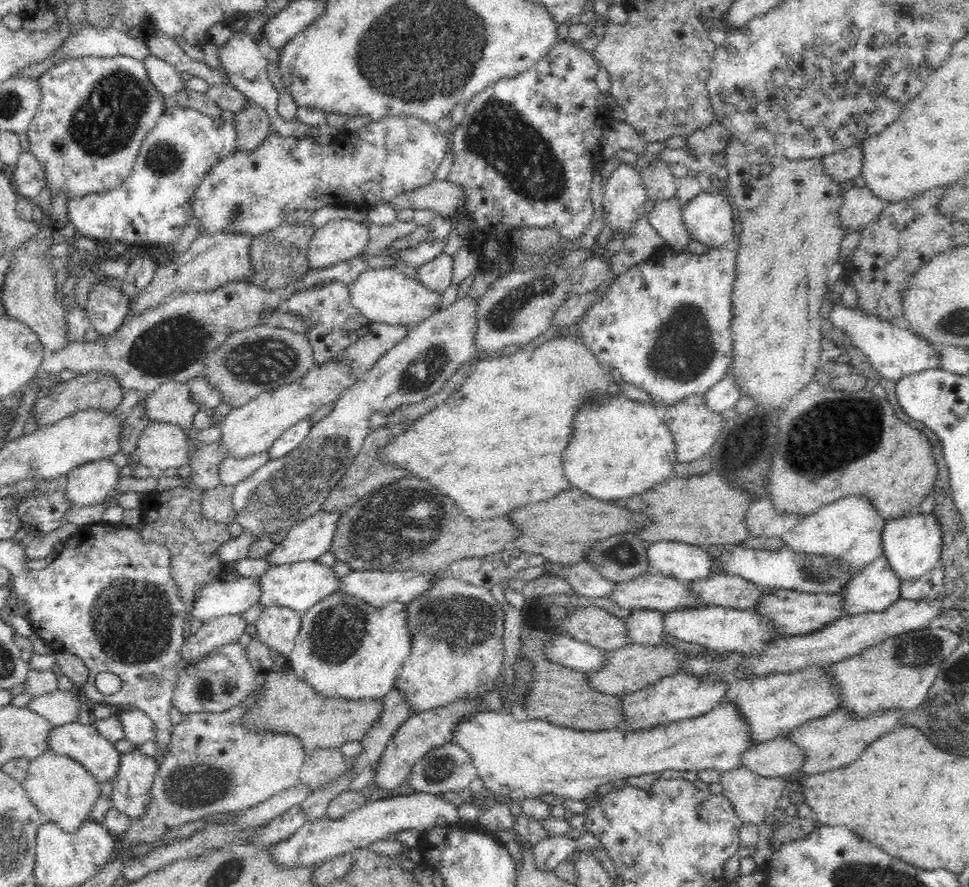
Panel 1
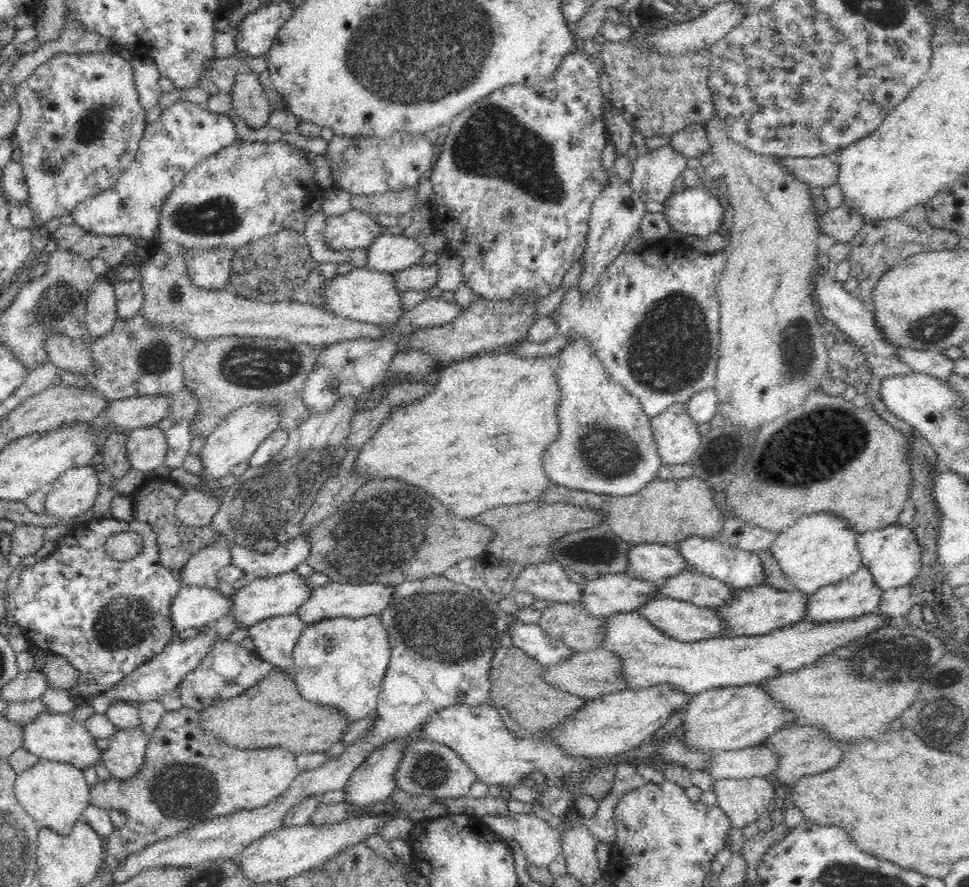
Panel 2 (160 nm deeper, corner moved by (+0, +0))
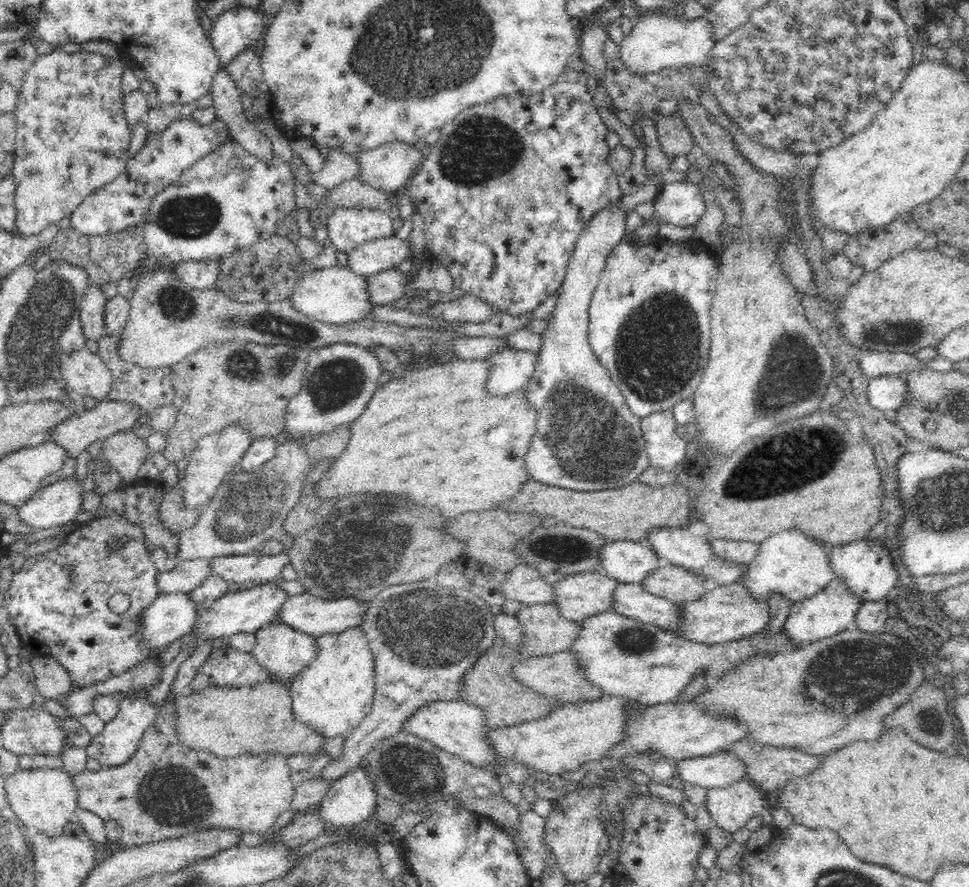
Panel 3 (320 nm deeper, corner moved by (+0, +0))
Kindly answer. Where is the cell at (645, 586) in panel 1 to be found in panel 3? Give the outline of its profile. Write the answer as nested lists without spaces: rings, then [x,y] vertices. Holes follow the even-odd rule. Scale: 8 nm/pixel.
[[[586,571],[561,578],[553,584],[554,604],[567,620],[583,621],[596,614],[612,611],[613,590],[618,586],[616,578],[610,578],[604,572]]]

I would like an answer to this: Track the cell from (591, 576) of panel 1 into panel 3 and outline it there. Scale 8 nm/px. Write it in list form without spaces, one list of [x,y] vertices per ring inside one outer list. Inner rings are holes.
[[[522,562],[517,564],[514,568],[511,568],[506,573],[507,577],[501,582],[501,593],[508,600],[516,600],[516,602],[520,602],[523,606],[551,604],[555,602],[553,585],[548,584],[543,578],[541,578],[538,571],[531,566]]]

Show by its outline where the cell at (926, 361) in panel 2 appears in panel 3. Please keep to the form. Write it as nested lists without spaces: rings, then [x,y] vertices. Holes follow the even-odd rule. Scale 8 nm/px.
[[[853,350],[850,352],[850,356],[860,366],[863,375],[870,379],[897,375],[904,371],[910,373],[928,369],[928,365],[915,358],[912,353]]]

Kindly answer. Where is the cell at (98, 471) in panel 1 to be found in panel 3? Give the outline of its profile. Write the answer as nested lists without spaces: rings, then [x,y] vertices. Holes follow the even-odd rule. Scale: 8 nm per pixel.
[[[67,478],[36,491],[19,506],[19,520],[34,531],[74,521],[81,511],[81,486],[76,478]]]

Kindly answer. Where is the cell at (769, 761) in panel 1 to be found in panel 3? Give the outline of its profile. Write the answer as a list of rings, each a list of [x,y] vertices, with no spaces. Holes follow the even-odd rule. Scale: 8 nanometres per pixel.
[[[724,750],[679,761],[677,773],[684,783],[708,789],[724,788],[743,778],[746,765],[733,752]]]

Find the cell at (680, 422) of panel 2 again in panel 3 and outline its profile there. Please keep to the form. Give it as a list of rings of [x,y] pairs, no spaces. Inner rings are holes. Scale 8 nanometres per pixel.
[[[672,410],[652,413],[640,419],[650,466],[666,470],[682,469],[689,439],[680,438],[674,431],[678,424]]]

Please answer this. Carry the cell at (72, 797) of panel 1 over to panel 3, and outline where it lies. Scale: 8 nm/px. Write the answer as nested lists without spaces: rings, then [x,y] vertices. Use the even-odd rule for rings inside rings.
[[[40,768],[36,770],[18,770],[5,780],[5,793],[10,809],[25,828],[36,827],[39,833],[48,837],[64,834],[64,828],[74,819],[78,809],[76,787],[72,774],[62,768]]]

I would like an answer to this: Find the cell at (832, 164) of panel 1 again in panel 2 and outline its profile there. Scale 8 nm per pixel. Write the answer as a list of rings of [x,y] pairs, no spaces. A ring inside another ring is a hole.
[[[827,155],[818,157],[780,157],[779,162],[784,168],[802,182],[817,187],[827,187],[837,184],[839,166],[836,161],[828,159]]]

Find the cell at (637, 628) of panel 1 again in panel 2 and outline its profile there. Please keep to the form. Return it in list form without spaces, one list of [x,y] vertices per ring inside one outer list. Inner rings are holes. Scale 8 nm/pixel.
[[[634,611],[605,618],[605,637],[601,648],[619,656],[621,672],[628,689],[669,684],[678,691],[695,695],[720,687],[758,685],[765,678],[801,669],[852,639],[882,627],[897,625],[908,626],[906,619],[889,620],[874,612],[854,620],[834,620],[824,624],[802,619],[768,634],[756,636],[724,636],[680,642],[664,635],[649,620]]]

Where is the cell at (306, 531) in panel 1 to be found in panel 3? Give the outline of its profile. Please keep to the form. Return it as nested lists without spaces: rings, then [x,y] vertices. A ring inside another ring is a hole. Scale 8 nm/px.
[[[246,551],[244,554],[217,556],[209,561],[212,574],[220,576],[227,583],[247,586],[281,579],[284,566],[289,564],[289,556],[287,551],[276,556],[260,556]]]

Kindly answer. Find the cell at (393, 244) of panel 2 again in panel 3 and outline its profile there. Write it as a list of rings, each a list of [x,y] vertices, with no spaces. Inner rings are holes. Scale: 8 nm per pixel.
[[[388,236],[361,244],[348,253],[348,267],[360,276],[394,269],[410,254],[408,240]]]

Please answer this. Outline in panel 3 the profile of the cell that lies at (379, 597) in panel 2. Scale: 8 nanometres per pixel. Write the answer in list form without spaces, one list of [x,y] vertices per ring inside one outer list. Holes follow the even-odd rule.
[[[306,592],[289,596],[283,605],[280,614],[276,614],[275,622],[285,622],[286,626],[316,638],[324,634],[338,634],[348,628],[358,627],[368,610],[368,602],[360,602],[355,598],[326,600]]]

